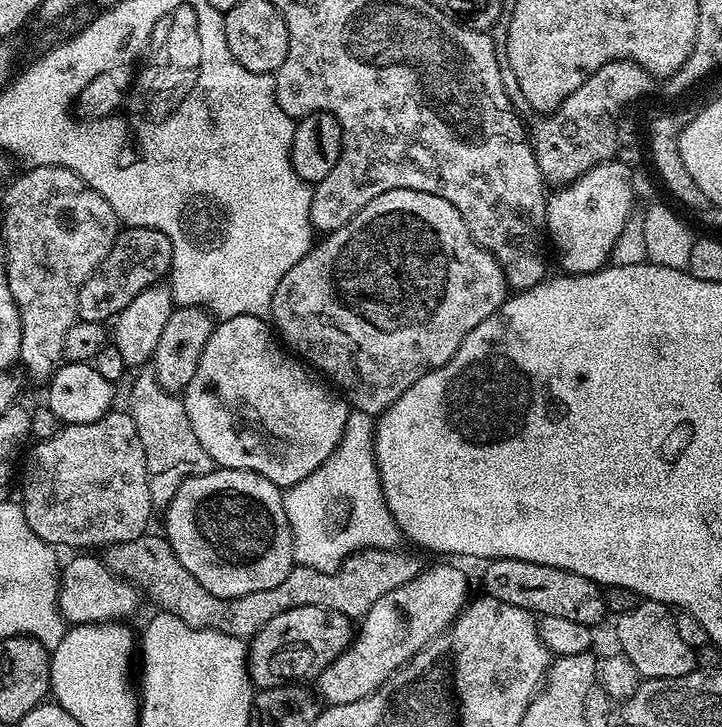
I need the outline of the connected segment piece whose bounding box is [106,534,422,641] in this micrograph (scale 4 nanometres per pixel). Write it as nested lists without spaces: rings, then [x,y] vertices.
[[[145,534],[130,542],[111,545],[106,552],[108,569],[136,585],[141,593],[148,594],[159,611],[182,618],[186,626],[209,628],[227,636],[237,636],[243,641],[255,636],[262,626],[266,626],[266,622],[270,622],[270,618],[278,618],[278,614],[298,606],[322,606],[349,618],[363,618],[370,606],[382,598],[382,594],[390,594],[390,590],[410,582],[422,570],[419,558],[400,552],[399,547],[362,548],[346,557],[340,568],[333,572],[294,566],[290,574],[286,574],[286,579],[274,586],[274,590],[258,590],[258,594],[223,600],[210,594],[210,590],[206,590],[206,586],[202,586],[202,582],[198,582],[198,578],[194,578],[182,562],[178,562],[163,535],[152,535]]]

